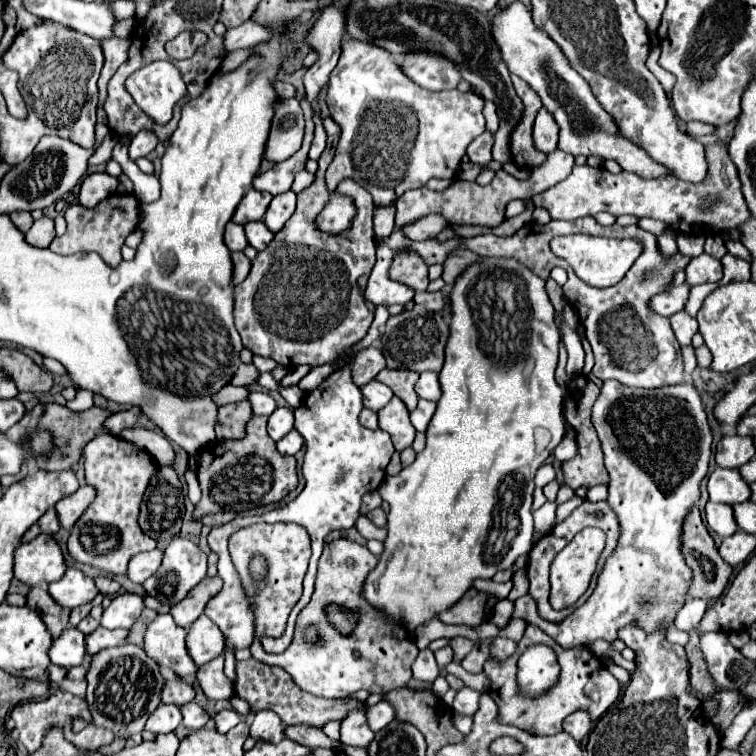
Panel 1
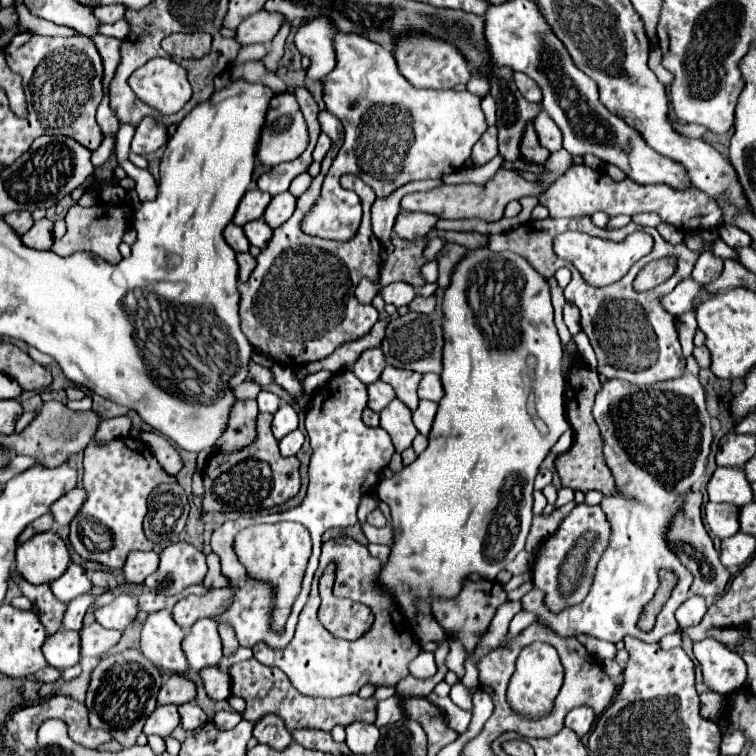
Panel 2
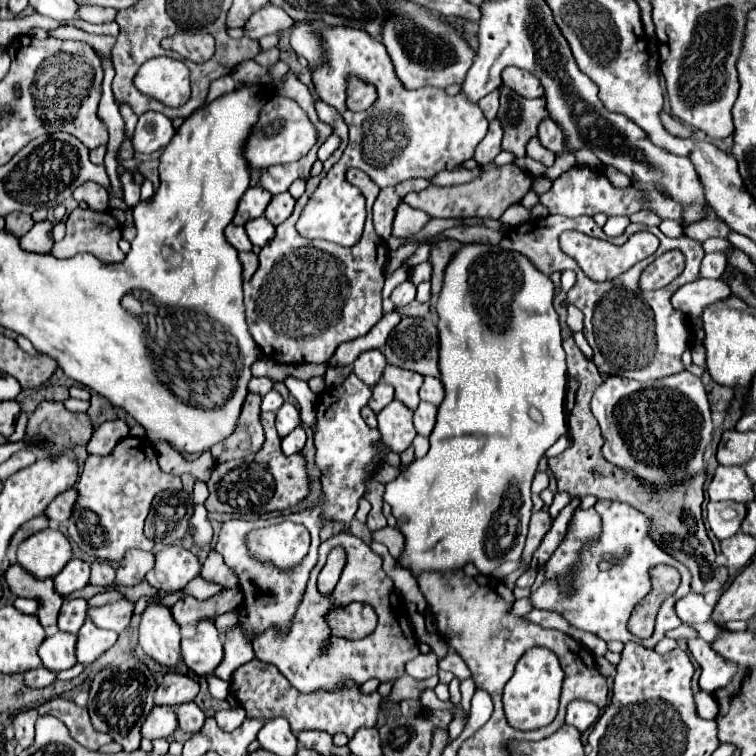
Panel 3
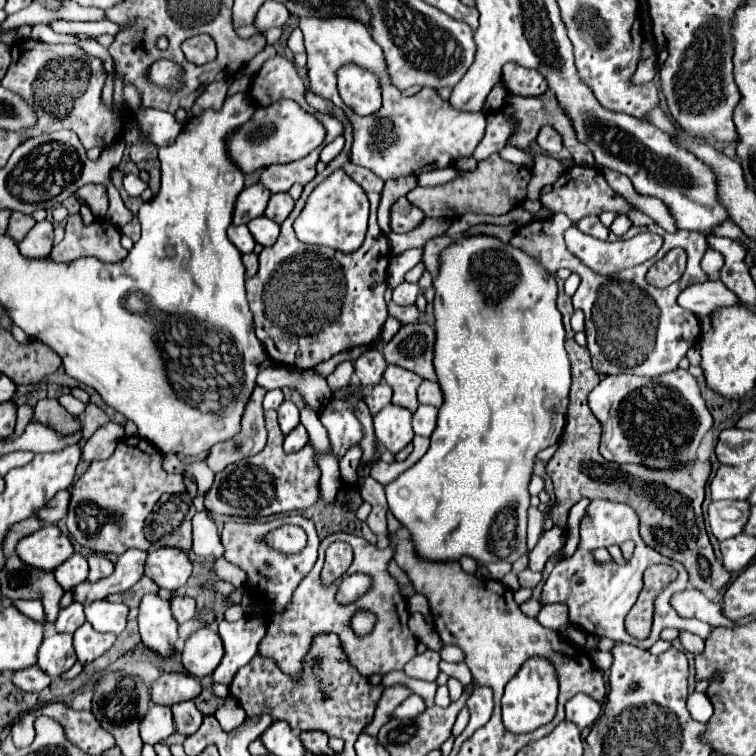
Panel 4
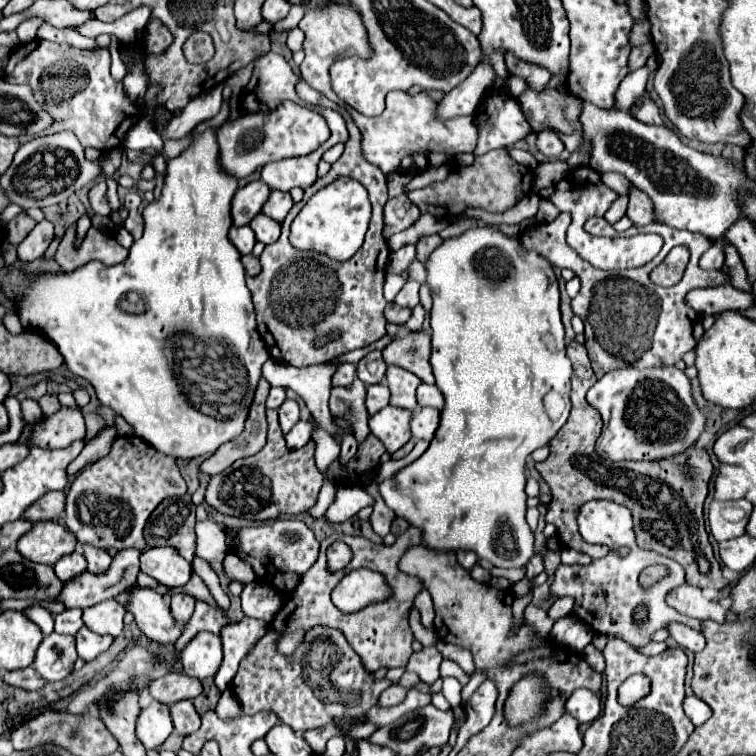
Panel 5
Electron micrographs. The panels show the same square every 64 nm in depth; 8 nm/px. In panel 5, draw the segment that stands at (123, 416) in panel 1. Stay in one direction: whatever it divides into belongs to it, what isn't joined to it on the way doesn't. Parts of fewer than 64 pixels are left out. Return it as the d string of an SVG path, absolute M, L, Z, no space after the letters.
M106 428L106 430L102 430L94 440L88 440L86 446L84 446L84 450L78 454L78 458L72 460L72 466L68 464L68 476L74 476L74 474L80 472L84 466L88 466L88 464L100 460L102 456L106 456L108 450L110 450L110 442L112 442L116 436L118 436L118 434L116 434L114 428Z

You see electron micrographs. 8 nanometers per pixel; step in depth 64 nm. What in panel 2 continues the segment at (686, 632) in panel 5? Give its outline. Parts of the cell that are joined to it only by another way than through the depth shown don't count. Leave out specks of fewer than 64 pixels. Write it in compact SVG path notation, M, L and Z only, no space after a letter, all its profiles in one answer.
M704 638L694 642L694 656L702 666L704 684L718 694L732 692L740 688L746 680L744 660L730 652L722 642L714 638Z

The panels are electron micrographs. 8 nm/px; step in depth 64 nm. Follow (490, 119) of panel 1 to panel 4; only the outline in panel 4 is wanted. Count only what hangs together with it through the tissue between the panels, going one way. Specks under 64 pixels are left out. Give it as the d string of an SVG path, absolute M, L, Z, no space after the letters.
M500 80L500 82L498 82L498 84L494 86L494 88L492 88L492 92L490 92L490 96L486 98L486 104L484 104L484 112L488 112L488 110L496 110L496 108L500 108L506 96L508 96L508 90L504 88L504 82Z

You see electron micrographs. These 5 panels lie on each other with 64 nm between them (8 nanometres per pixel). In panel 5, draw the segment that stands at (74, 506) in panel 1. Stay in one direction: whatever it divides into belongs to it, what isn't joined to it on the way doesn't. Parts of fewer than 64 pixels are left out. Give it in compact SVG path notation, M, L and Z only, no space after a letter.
M46 492L40 500L36 500L36 504L32 504L32 508L28 508L28 512L24 512L24 520L56 520L62 510L64 510L64 492Z

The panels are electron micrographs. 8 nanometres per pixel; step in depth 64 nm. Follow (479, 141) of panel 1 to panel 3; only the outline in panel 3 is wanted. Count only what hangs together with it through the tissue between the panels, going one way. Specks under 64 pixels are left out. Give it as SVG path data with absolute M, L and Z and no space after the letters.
M492 120L492 122L490 122L490 128L488 128L488 134L486 134L484 140L476 146L474 160L476 160L480 166L488 164L490 160L494 160L494 158L500 154L500 150L502 150L502 146L500 146L502 134L504 134L504 132L502 132L500 122L498 122L498 120Z

